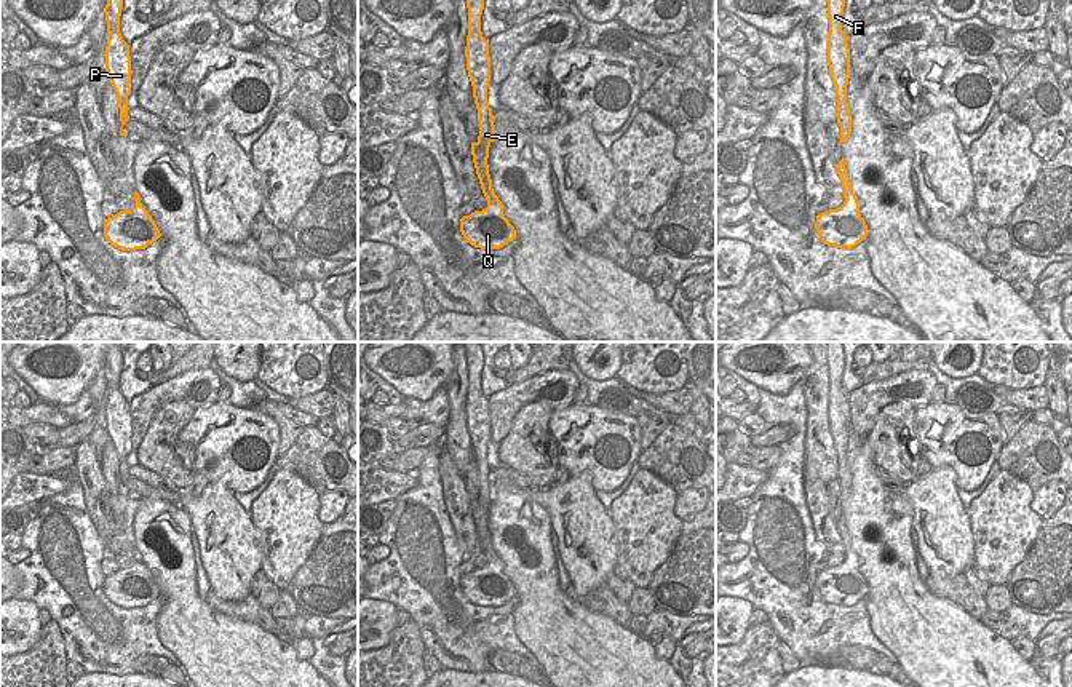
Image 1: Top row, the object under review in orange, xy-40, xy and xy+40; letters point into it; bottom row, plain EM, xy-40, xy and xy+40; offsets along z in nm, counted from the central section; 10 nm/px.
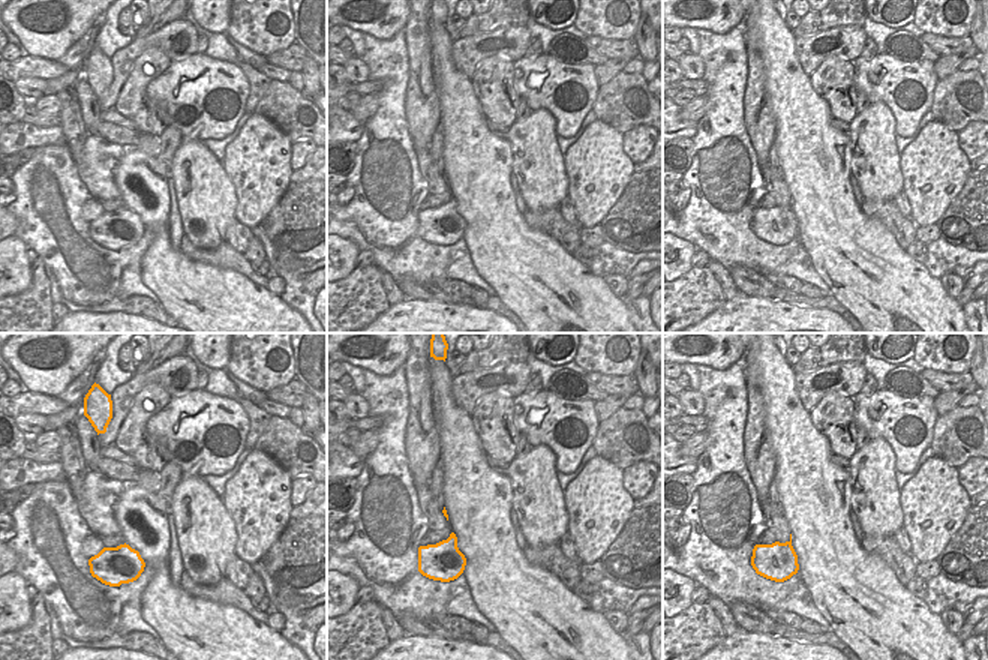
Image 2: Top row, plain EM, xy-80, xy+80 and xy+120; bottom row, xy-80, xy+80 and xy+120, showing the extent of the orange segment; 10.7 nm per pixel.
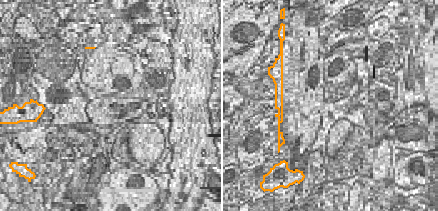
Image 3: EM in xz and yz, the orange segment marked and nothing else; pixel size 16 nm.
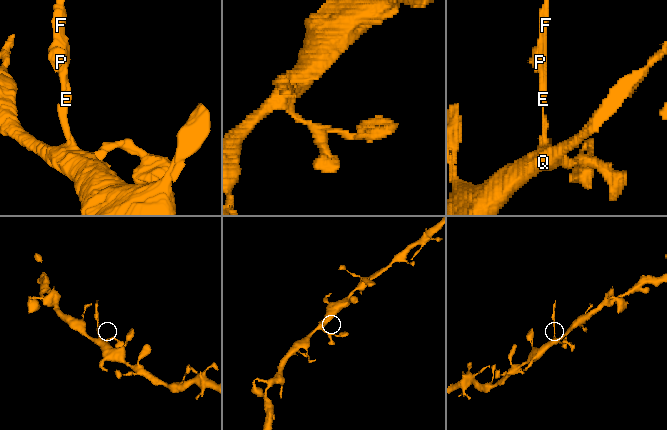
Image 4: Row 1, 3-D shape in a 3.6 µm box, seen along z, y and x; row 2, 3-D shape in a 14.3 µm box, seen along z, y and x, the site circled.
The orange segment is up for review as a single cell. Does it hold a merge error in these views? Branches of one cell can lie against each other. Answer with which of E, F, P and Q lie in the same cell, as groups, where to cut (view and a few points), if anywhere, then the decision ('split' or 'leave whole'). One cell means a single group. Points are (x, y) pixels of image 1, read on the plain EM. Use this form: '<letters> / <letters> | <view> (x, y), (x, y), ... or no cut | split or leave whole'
E F P / Q | xy (478, 499), (480, 505), (488, 512) | split

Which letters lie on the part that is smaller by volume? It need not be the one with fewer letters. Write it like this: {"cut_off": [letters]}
{"cut_off": ["E", "F", "P"]}

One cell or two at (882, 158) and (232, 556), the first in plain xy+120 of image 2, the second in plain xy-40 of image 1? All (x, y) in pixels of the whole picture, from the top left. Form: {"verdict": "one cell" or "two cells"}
{"verdict": "one cell"}

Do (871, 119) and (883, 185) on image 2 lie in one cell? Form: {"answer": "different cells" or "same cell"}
{"answer": "same cell"}

